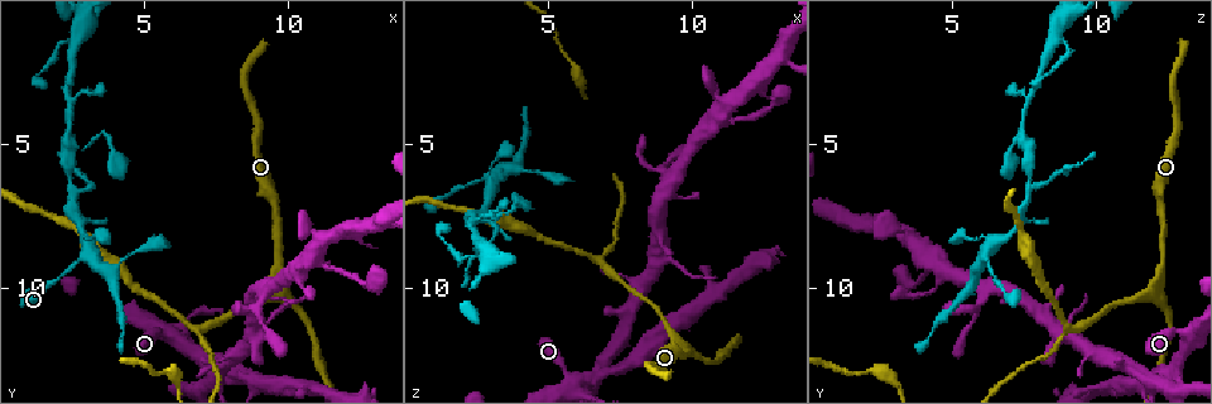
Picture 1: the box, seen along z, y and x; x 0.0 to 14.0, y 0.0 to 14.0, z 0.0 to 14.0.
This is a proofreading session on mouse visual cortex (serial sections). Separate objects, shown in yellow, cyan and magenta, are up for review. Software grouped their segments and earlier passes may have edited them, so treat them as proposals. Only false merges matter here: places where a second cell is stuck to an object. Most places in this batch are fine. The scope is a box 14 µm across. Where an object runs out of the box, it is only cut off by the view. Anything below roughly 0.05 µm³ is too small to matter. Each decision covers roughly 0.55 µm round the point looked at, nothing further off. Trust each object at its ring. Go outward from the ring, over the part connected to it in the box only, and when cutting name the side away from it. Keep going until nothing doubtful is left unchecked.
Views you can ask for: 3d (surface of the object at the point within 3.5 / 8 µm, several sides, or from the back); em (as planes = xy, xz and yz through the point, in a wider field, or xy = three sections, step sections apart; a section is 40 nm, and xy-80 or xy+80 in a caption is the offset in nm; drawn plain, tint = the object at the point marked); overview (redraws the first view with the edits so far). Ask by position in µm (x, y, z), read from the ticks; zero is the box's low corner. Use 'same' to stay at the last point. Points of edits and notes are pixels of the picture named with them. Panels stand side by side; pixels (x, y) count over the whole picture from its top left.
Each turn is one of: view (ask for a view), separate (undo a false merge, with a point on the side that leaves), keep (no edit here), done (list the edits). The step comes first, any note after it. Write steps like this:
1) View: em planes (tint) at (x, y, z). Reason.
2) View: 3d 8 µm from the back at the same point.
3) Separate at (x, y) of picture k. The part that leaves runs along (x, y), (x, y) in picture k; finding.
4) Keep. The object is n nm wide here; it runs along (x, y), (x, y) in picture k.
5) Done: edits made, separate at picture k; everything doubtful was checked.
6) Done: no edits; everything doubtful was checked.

View: 3d 3.5 µm at (9.8, 10.1, 12.0). Three-way junction.

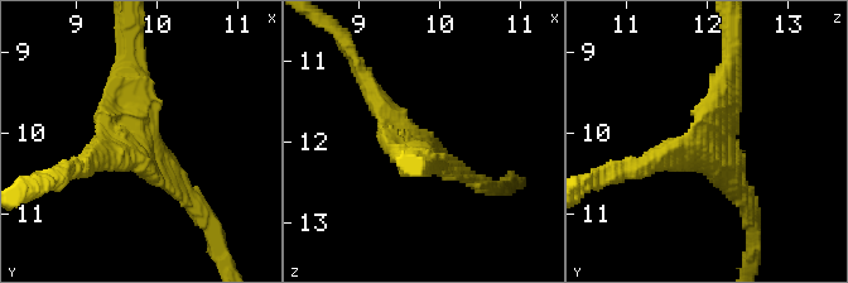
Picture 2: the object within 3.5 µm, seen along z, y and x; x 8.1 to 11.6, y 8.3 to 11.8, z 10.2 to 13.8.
View: em xy step 1 (tint) at (9.70, 10.05, 12.10).

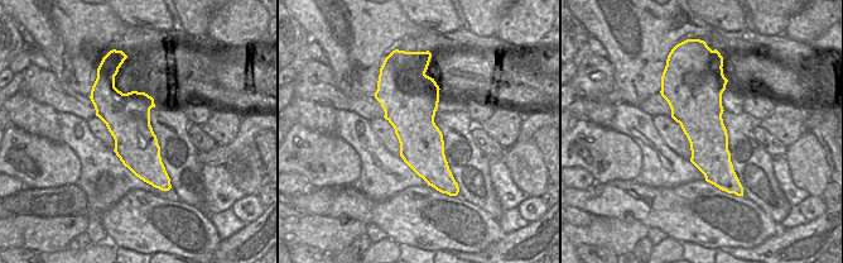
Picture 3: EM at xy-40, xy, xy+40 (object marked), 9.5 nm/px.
Keep. The object is 480 nm wide here; it runs along (731, 56), (721, 130), (653, 161) in picture 2; one cell here.

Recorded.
View: 3d 3.5 µm at (6.9, 11.4, 9.1). Arms part here.

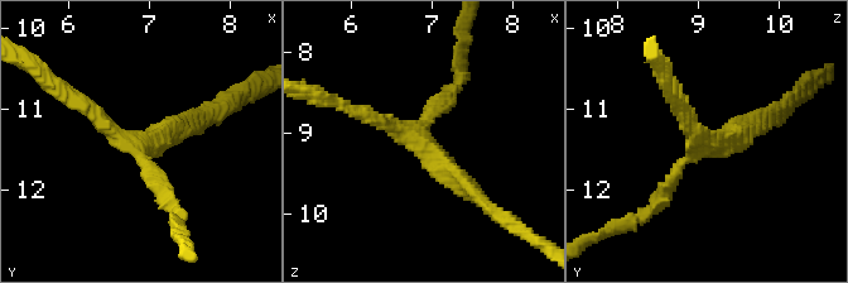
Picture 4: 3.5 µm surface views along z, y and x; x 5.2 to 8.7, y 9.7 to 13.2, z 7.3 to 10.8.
View: em xy step 1 (tint) at (6.85, 11.40, 9.10). 3 arms meet here; the arms are 200, 200, 250 nm wide.

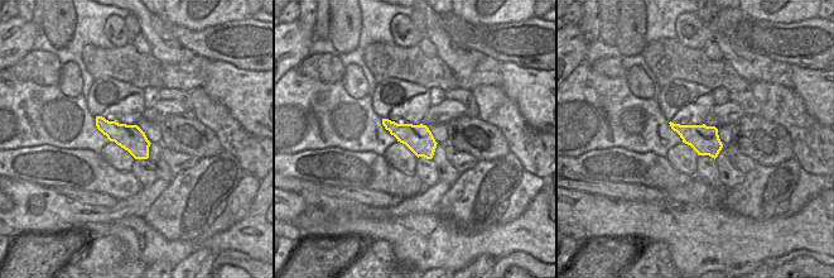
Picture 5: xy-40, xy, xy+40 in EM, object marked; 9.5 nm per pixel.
Keep. All the same cell.

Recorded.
View: 3d 3.5 µm at (2.5, 6.6, 7.7). Abrupt turn.

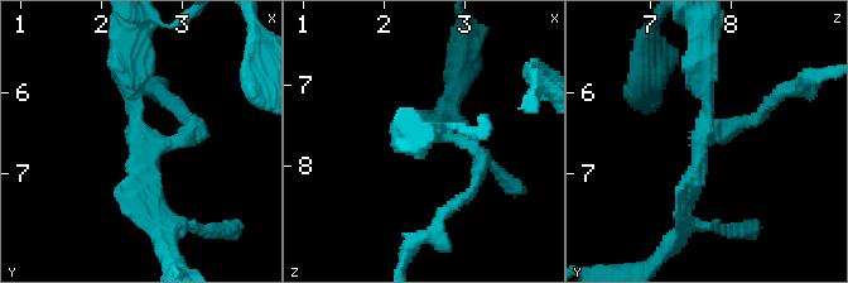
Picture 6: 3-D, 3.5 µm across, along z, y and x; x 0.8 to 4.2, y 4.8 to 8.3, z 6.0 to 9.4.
View: em xy step 5 (tint) at (2.55, 6.60, 7.65). Now the EM.

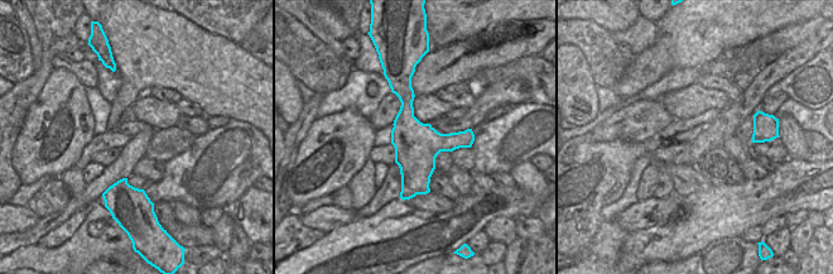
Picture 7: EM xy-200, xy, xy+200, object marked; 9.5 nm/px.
Keep. The arms are 200, 200, 300 nm wide; it runs along (158, 222), (143, 204), (126, 60) in picture 6; all the same cell.

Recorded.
View: 3d 8 µm at (3.2, 6.4, 8.0). Abrupt turn.

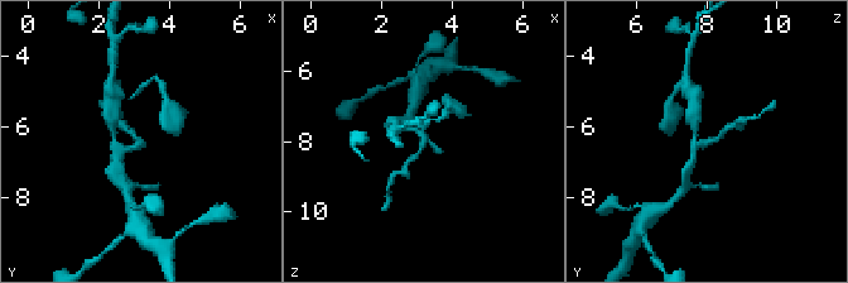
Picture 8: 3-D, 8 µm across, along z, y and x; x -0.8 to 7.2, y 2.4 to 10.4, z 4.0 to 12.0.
View: em planes (tint) at (3.2, 6.3, 8.1).

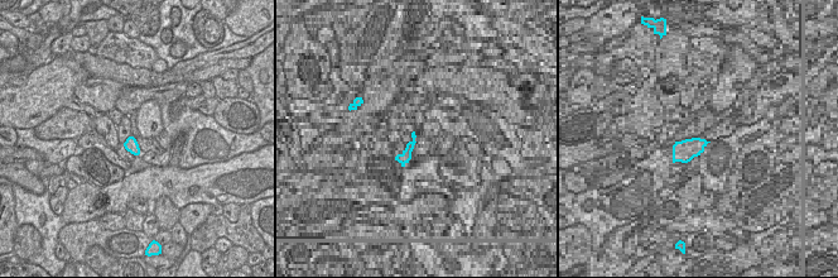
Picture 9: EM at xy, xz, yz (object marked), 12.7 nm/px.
Keep. The object is 170 nm wide here; it runs along (693, 149), (735, 126) in picture 8; continuous, no second cell.

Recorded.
Done: no edits; everything doubtful was checked.

